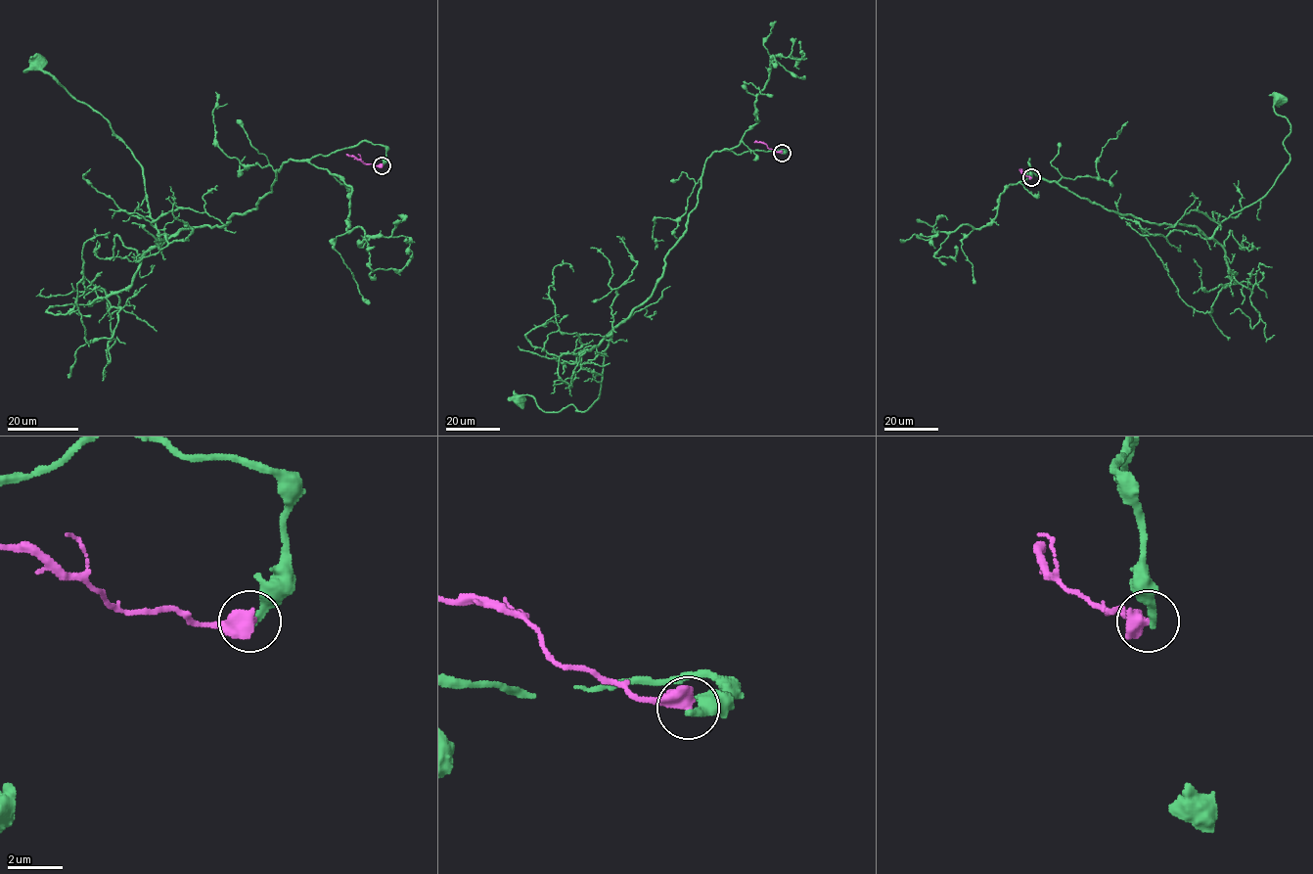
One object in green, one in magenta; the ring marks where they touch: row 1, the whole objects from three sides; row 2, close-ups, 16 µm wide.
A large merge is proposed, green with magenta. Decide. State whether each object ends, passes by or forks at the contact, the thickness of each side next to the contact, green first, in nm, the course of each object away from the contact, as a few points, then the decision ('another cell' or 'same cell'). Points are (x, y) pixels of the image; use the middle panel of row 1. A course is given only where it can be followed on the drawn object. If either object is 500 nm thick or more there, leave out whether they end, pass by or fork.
280/700 nm | green via (781, 153), (711, 154), (685, 232), (653, 293), (614, 328), (586, 410), (520, 401) | magenta via (781, 153), (761, 142), (754, 142) | another cell

